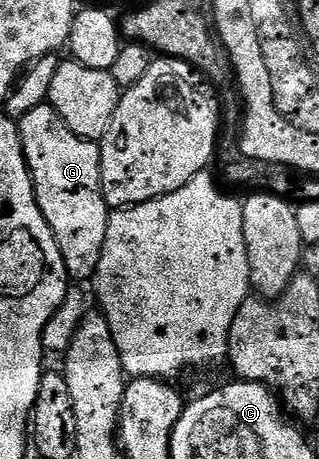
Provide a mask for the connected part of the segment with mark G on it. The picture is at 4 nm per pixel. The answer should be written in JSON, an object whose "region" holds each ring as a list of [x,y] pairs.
{"region":[[[47,103],[34,107],[34,111],[19,118],[18,124],[24,158],[36,189],[36,202],[52,228],[68,276],[76,283],[91,282],[106,243],[110,212],[102,195],[99,144],[74,135],[62,123],[62,115]]]}

